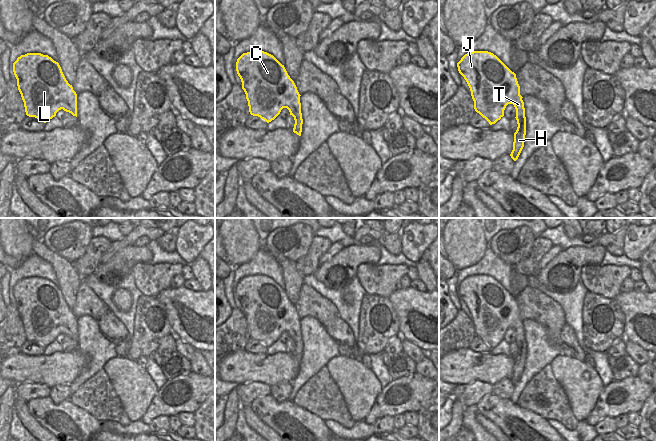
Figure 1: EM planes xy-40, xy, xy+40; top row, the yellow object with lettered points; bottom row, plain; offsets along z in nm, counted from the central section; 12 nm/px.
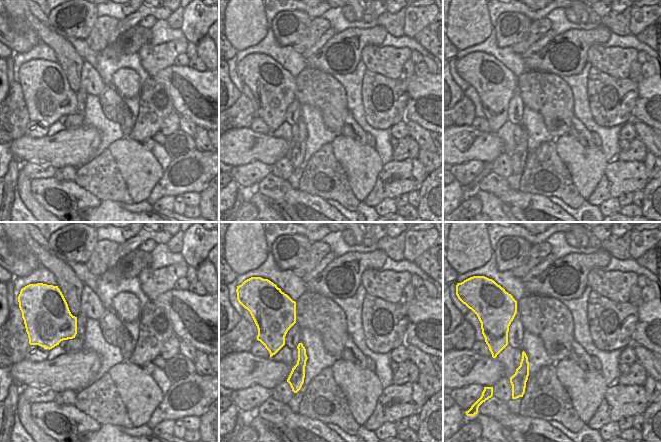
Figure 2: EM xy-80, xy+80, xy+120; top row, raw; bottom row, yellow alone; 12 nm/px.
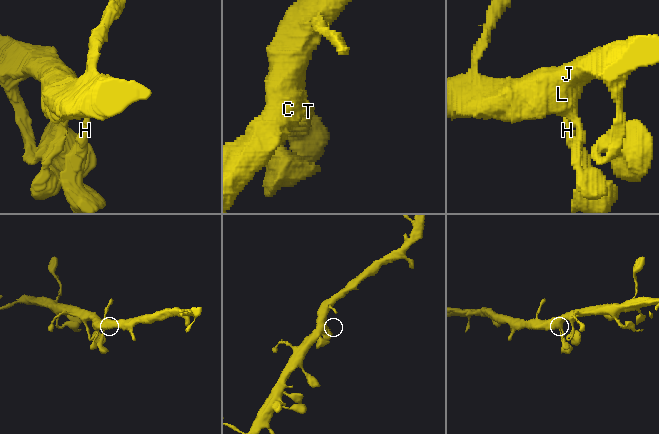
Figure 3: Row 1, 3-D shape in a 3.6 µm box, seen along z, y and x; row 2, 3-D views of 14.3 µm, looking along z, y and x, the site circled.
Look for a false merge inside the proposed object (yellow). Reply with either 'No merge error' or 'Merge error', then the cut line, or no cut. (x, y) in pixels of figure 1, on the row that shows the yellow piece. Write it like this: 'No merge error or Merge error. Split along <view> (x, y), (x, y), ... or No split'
No merge error. No split

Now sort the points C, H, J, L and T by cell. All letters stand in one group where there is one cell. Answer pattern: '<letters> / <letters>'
C H J L T

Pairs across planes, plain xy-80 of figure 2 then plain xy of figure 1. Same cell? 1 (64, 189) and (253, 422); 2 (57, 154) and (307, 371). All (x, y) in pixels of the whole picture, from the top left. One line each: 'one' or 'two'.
1: two
2: two

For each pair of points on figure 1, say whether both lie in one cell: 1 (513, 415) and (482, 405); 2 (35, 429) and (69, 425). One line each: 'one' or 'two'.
1: one
2: two

